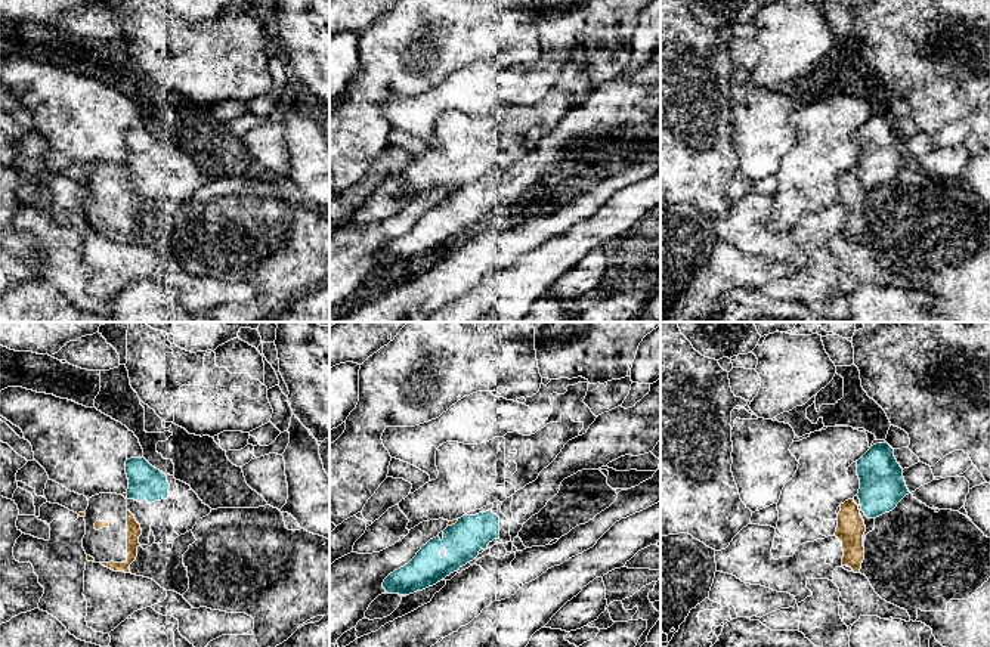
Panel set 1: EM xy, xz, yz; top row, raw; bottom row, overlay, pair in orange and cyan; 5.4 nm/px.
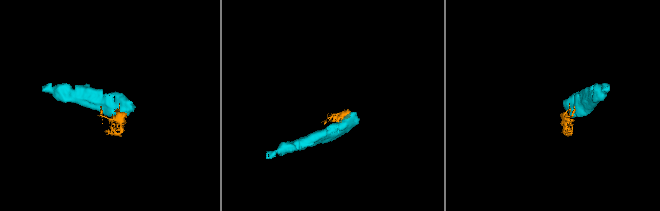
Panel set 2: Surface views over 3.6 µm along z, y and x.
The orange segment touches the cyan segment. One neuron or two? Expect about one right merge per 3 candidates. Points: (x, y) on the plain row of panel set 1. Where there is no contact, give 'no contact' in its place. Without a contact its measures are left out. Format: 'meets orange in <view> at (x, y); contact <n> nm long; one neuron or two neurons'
meets orange in xz at (452, 192); contact 80 nm long; two neurons

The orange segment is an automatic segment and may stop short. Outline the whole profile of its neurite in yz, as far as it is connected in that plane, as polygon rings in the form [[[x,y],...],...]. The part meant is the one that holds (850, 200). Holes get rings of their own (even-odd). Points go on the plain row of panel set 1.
[[[858,165],[841,173],[836,183],[836,189],[825,189],[816,201],[826,207],[835,204],[842,211],[842,235],[851,236],[854,242],[860,242],[864,229],[863,211],[866,204],[873,199],[875,188],[864,185]]]

